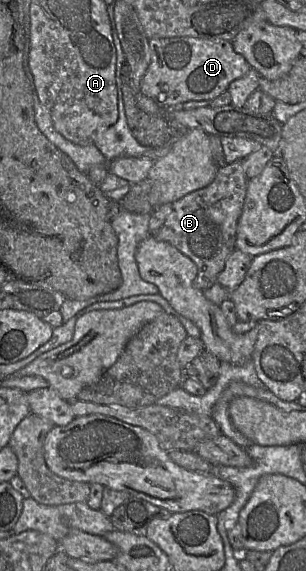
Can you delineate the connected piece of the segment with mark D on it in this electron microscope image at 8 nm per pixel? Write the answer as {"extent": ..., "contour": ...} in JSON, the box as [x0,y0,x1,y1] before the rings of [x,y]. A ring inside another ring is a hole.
{"extent":[141,37,251,108],"contour":[[[194,37],[149,39],[150,64],[141,81],[141,92],[163,108],[181,108],[188,101],[211,100],[230,83],[246,75],[251,67],[235,52],[232,41]]]}

